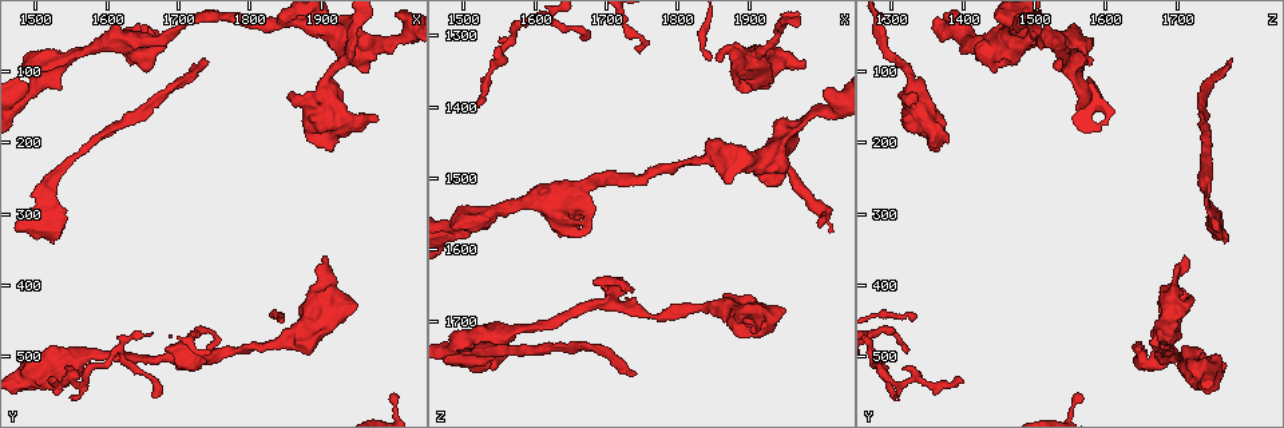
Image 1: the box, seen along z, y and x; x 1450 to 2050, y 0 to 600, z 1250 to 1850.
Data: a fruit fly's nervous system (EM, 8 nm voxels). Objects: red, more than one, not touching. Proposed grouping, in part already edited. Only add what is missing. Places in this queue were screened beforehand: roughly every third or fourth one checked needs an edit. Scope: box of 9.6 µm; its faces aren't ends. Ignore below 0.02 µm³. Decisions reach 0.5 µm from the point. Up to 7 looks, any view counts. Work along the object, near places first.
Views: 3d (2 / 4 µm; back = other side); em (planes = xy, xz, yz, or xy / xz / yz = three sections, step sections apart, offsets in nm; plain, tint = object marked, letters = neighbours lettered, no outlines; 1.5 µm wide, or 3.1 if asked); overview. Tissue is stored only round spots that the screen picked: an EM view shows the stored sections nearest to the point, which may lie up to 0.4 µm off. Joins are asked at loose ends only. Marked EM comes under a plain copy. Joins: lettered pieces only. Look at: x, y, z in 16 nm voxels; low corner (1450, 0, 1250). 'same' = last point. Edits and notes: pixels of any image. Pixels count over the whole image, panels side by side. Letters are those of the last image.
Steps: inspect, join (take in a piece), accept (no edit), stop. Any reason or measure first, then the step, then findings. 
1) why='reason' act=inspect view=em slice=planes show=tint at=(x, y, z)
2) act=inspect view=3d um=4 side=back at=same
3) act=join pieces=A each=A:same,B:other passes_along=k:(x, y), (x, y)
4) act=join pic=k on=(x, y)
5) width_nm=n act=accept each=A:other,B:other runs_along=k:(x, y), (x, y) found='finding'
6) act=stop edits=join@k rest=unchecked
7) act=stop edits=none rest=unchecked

act=inspect view=3d um=2 at=(1980, 165, 1340)

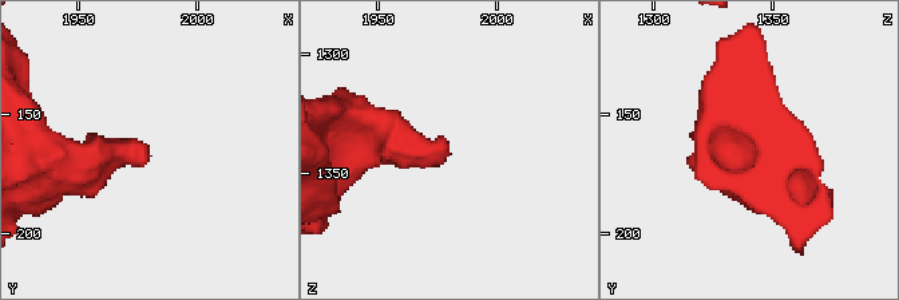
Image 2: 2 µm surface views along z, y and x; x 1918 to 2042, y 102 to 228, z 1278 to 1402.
why='need the tissue' act=inspect view=em slice=planes show=letters at=(1980, 170, 1339)

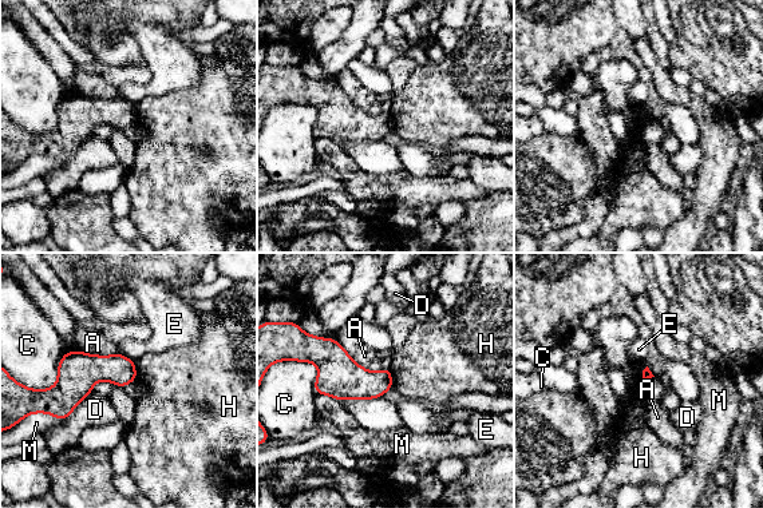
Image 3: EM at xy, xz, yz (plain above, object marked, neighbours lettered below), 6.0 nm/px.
longest_contact=A:340nm act=accept each=A:other,C:other,D:other,E:other,H:other,M:other found='none of them fits'

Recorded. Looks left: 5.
why='branch stops here' act=inspect view=3d um=2 at=(1860, 145, 1330)

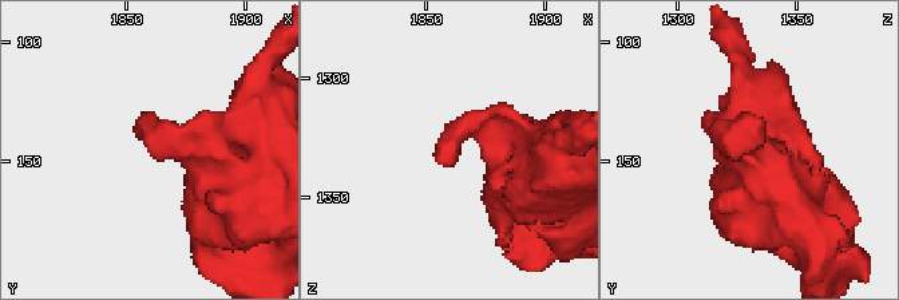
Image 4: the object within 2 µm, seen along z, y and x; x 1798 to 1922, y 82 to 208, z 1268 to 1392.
why='shape alone is not enough' act=inspect view=em slice=yz step=4 show=letters at=(1860, 142, 1335)

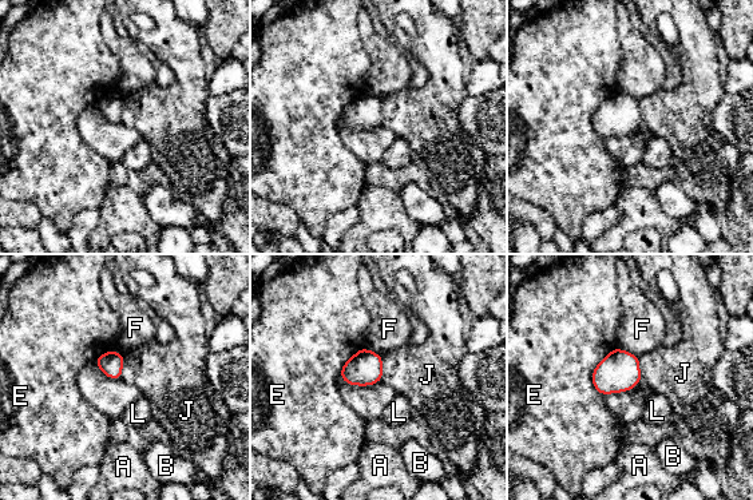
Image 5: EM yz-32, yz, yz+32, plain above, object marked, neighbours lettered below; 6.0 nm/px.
act=accept each=A:other,B:other,E:other,F:other,J:other,L:other border=5:(125, 361), (121, 369), (121, 379) found='no lettered piece goes on from it'

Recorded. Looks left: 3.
why='thin end' act=inspect view=3d um=2 side=back at=(1740, 85, 1770)

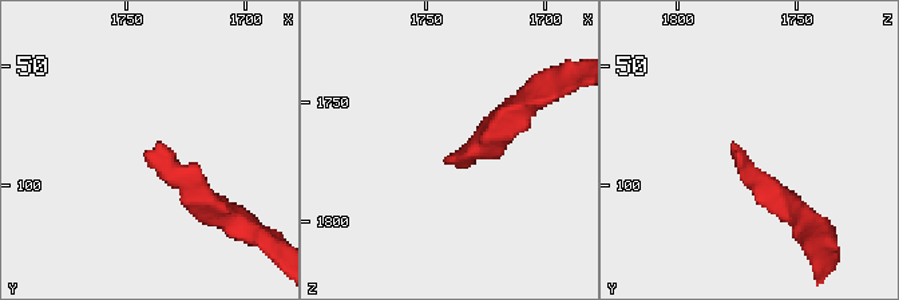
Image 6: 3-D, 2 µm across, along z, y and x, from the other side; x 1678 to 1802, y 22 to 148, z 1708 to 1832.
act=inspect view=em slice=planes show=letters at=(1742, 85, 1774)

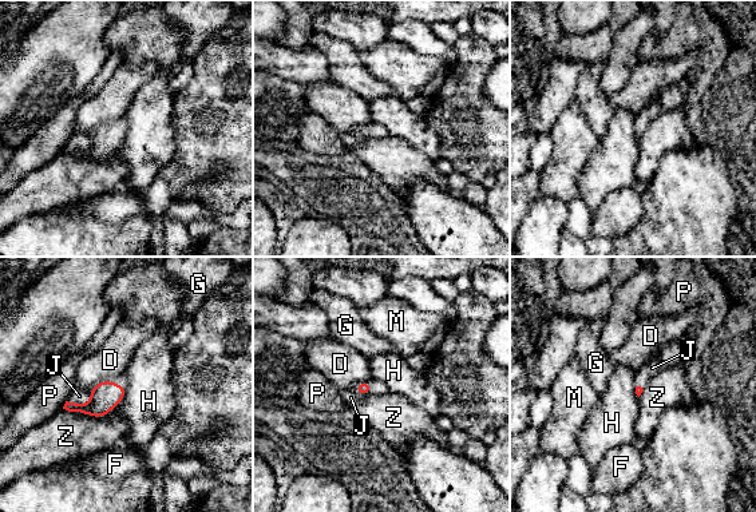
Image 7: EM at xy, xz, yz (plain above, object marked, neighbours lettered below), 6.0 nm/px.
act=join pieces=J each=D:other,F:other,G:other,H:other,J:same,M:other,P:other,Z:other found='it goes on there'

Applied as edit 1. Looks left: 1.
act=stop edits=join@7 rest=unchecked

